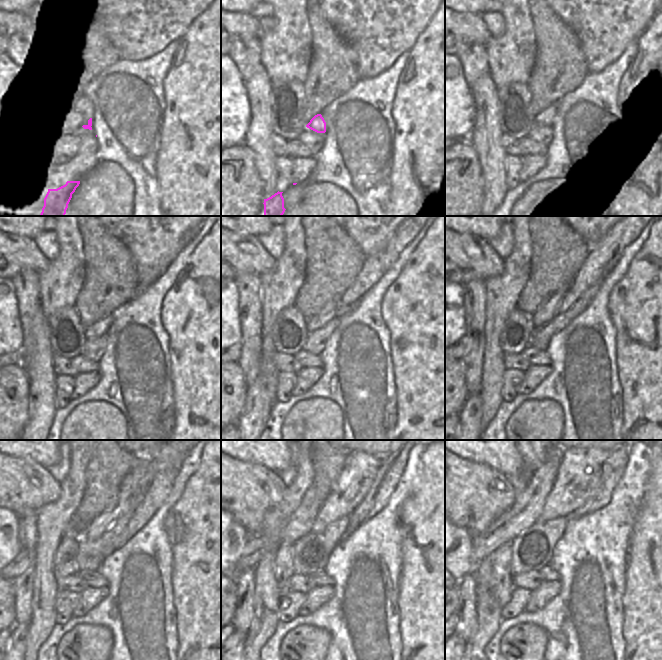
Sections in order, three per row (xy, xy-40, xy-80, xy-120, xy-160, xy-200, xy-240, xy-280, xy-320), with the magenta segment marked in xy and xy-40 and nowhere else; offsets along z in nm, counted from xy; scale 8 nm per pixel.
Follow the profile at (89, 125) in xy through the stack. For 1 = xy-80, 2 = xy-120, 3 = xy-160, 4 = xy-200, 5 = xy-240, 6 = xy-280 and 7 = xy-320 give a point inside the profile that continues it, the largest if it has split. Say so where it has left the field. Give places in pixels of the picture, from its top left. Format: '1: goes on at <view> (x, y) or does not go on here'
1: goes on at xy-80 (546, 117)
2: goes on at xy-120 (100, 329)
3: goes on at xy-160 (328, 312)
4: goes on at xy-200 (547, 312)
5: goes on at xy-240 (134, 485)
6: goes on at xy-280 (359, 471)
7: goes on at xy-320 (579, 471)

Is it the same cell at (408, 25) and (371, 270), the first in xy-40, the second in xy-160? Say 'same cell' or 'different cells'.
different cells

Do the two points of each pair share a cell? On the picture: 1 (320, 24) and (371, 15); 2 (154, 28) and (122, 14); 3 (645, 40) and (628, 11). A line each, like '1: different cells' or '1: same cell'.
1: different cells
2: same cell
3: different cells

